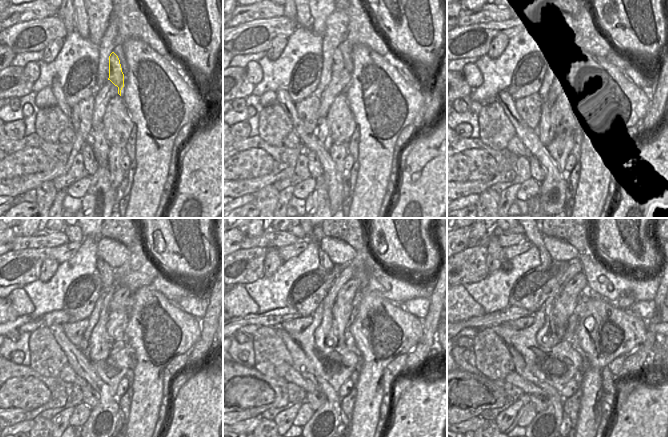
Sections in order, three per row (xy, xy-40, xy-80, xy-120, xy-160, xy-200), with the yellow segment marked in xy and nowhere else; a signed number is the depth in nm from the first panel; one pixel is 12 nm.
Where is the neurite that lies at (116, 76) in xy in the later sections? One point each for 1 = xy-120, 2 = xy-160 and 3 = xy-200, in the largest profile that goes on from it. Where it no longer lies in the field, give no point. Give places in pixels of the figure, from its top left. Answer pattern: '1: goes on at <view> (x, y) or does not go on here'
1: goes on at xy-120 (106, 272)
2: goes on at xy-160 (325, 264)
3: goes on at xy-200 (536, 238)

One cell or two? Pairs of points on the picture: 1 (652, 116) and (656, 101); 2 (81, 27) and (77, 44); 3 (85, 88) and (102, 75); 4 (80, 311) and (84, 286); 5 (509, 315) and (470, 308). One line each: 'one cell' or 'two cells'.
1: one cell
2: two cells
3: two cells
4: one cell
5: two cells

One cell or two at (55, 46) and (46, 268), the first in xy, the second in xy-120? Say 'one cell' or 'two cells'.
one cell

